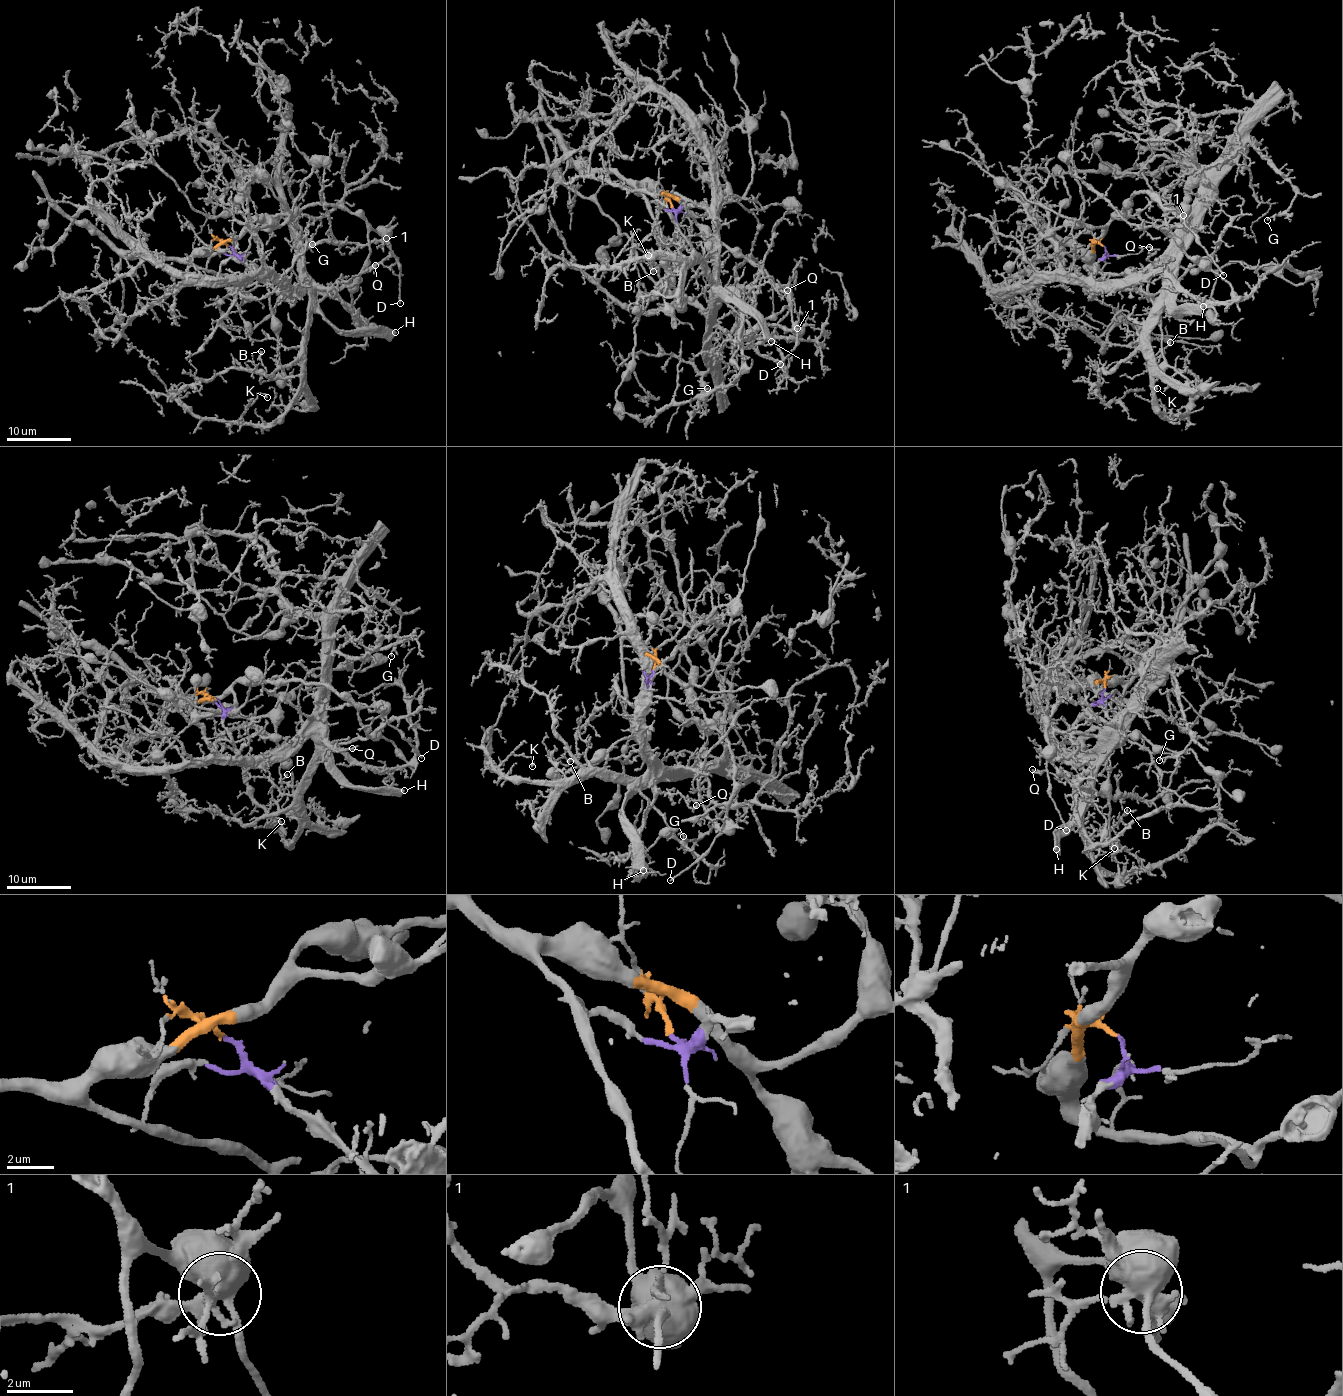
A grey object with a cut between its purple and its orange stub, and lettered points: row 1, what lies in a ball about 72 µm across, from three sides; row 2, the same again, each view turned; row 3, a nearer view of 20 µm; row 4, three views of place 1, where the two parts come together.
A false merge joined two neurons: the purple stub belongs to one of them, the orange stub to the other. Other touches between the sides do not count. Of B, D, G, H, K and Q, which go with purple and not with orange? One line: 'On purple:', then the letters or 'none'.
On purple: B, G, H, K, Q

